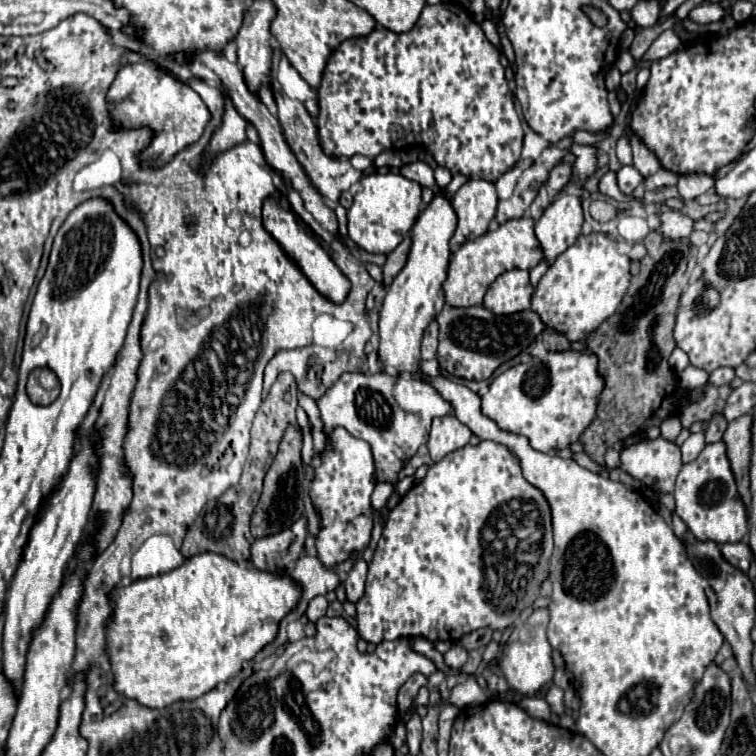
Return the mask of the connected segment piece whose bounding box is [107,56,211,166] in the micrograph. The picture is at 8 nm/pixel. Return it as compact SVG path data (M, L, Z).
M143 56L141 62L125 64L119 70L109 94L107 94L109 110L115 120L115 126L123 128L139 128L149 126L155 130L155 138L149 148L141 154L143 166L163 166L167 164L179 150L197 142L209 122L211 114L197 92L189 86L177 82L171 74L161 70L151 56Z

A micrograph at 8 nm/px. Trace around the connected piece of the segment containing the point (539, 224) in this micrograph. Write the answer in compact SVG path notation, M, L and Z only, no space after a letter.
M563 194L545 208L543 216L535 222L535 234L549 264L553 264L553 260L577 240L581 224L581 196Z

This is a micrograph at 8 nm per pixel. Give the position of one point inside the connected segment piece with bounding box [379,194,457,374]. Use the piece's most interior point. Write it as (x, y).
(409, 306)

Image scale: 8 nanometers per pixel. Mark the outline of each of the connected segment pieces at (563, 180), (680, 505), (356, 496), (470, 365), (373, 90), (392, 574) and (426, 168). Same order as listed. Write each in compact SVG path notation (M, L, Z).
M557 164L549 172L547 186L553 188L553 190L563 190L567 186L567 182L569 182L569 176L571 176L571 164Z
M715 442L705 446L705 450L689 464L685 464L677 476L675 484L675 512L683 518L689 532L699 542L739 542L747 532L747 514L745 506L737 494L735 478L725 454L725 444Z
M335 428L327 436L323 452L313 454L311 466L315 476L309 482L309 496L313 508L321 516L321 530L315 538L317 558L323 562L323 566L335 568L353 552L361 554L371 540L375 514L375 510L371 510L371 494L377 484L371 446L353 434L347 434L347 430Z
M445 304L443 310L437 314L439 324L439 366L453 378L463 380L487 380L491 374L505 364L507 360L521 354L527 346L543 336L549 328L539 314L533 310L497 316L489 312L485 306L471 306L471 308L455 308Z
M441 2L437 6L425 6L415 28L411 28L409 32L403 32L403 34L397 34L397 32L391 32L387 28L375 28L369 36L363 36L363 38L351 38L351 40L345 40L329 58L327 66L325 66L325 72L323 72L323 80L321 80L321 88L319 88L319 106L321 106L321 112L319 112L319 138L321 138L321 144L325 148L325 142L335 142L335 154L337 156L345 156L345 158L351 158L355 154L363 154L363 156L369 156L369 158L375 158L379 156L383 150L401 150L403 146L409 146L409 144L417 144L417 142L423 142L429 152L433 154L433 158L437 160L439 166L445 166L451 170L451 174L463 174L467 178L483 178L483 180L489 180L489 182L495 182L501 174L509 172L519 156L521 156L521 144L523 144L523 128L521 128L521 118L519 114L515 112L515 104L513 104L513 94L507 86L507 80L505 80L505 70L499 62L499 50L485 38L483 30L479 24L475 24L469 16L467 10L463 10L459 4L453 4L453 2Z
M483 440L477 446L463 446L451 454L447 454L441 462L433 464L427 470L427 476L415 484L401 502L389 512L389 518L385 522L381 540L377 544L377 550L373 554L373 560L369 564L367 572L367 584L365 594L357 602L357 632L365 642L379 644L383 640L399 640L399 638L411 638L411 636L425 636L427 640L459 640L465 634L471 634L477 628L491 628L491 630L507 630L513 626L513 622L521 616L521 612L527 606L533 606L533 602L539 598L541 584L549 578L549 558L553 552L553 526L551 526L551 506L545 498L545 494L531 486L521 472L519 458L507 450L507 446L497 442Z
M415 162L415 164L407 164L401 168L401 174L409 180L419 182L425 188L435 188L435 176L433 176L433 168L425 162Z

